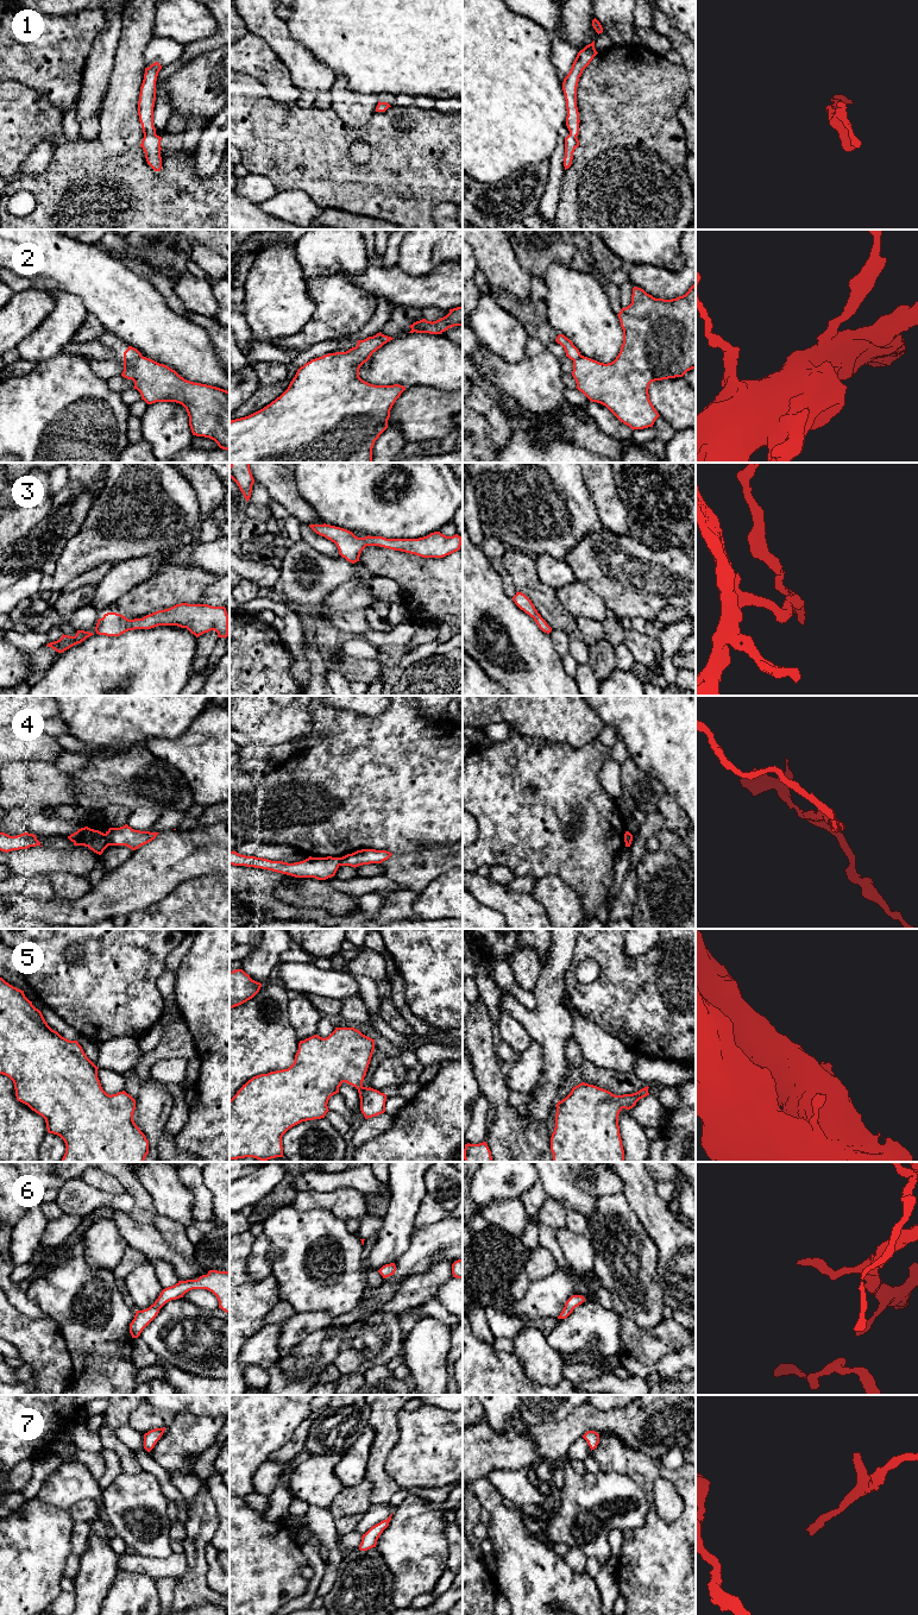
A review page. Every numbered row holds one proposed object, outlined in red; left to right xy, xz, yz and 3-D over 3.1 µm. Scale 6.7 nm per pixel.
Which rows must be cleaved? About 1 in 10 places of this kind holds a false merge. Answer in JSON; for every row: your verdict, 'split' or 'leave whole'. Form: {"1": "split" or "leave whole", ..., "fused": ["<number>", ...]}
{"1": "leave whole", "2": "split", "3": "leave whole", "4": "split", "5": "leave whole", "6": "leave whole", "7": "leave whole", "fused": ["2", "4"]}

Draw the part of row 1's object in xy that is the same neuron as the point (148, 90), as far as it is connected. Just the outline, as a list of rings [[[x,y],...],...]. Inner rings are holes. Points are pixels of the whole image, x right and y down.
[[[155,62],[149,68],[145,68],[144,80],[140,87],[138,101],[138,115],[142,124],[144,138],[140,147],[145,152],[147,164],[155,170],[161,171],[161,140],[162,137],[156,134],[153,126],[153,107],[156,101],[156,81],[162,65]]]

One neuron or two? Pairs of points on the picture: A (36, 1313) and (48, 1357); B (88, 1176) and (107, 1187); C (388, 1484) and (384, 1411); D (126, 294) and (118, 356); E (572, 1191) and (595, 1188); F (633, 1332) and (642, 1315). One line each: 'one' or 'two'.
A: two
B: one
C: one
D: two
E: two
F: two

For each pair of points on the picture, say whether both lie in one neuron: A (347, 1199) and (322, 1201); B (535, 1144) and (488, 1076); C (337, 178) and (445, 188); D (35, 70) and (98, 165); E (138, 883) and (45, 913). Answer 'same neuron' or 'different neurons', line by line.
A: same neuron
B: same neuron
C: same neuron
D: different neurons
E: same neuron

